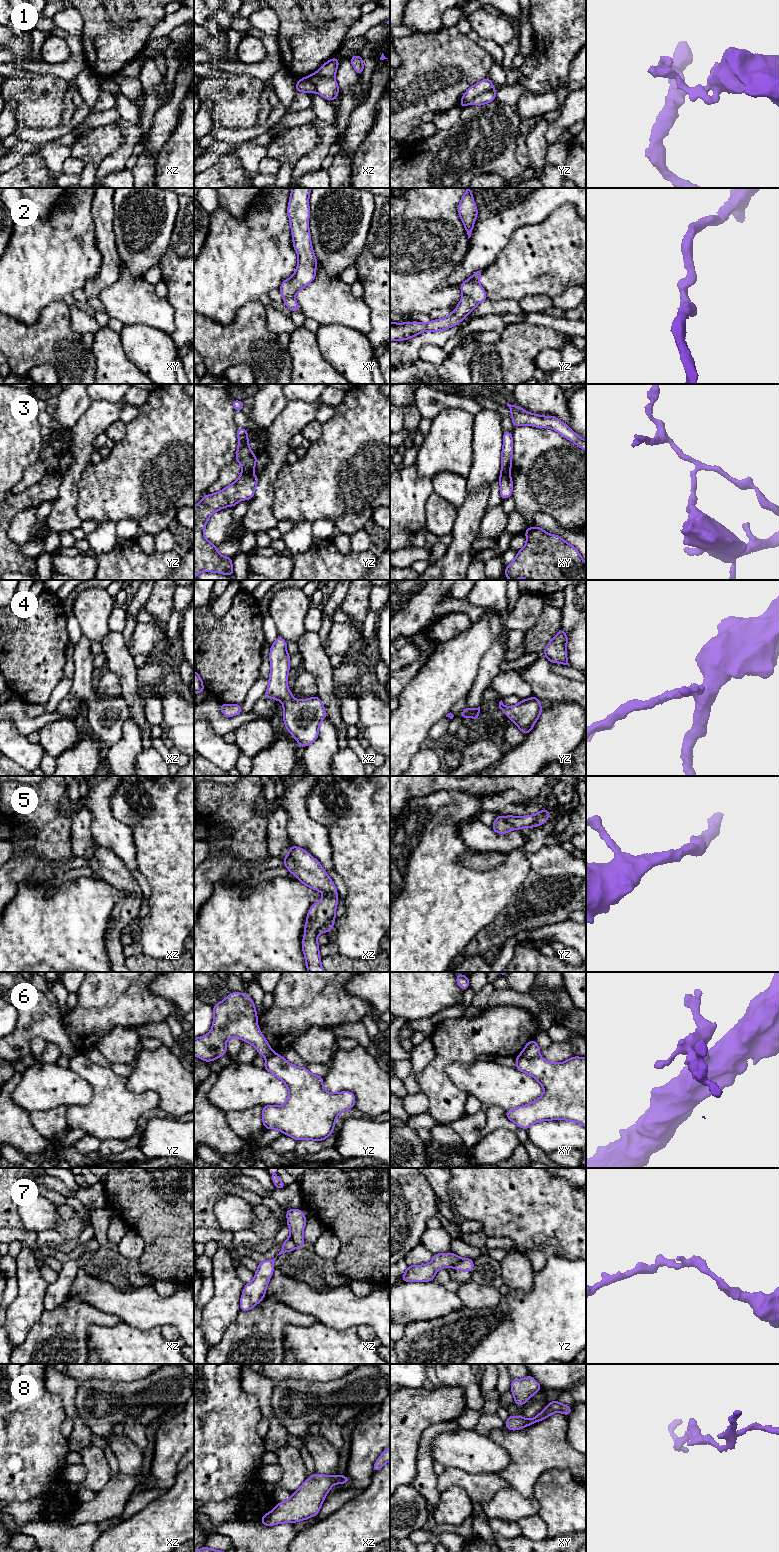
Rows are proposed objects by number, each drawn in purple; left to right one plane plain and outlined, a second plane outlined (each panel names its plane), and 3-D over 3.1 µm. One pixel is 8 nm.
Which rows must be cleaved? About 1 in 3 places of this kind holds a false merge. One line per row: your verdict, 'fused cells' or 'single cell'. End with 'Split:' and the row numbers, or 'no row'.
1: fused cells
2: single cell
3: fused cells
4: single cell
5: single cell
6: fused cells
7: fused cells
8: single cell
Split: 1, 3, 6, 7

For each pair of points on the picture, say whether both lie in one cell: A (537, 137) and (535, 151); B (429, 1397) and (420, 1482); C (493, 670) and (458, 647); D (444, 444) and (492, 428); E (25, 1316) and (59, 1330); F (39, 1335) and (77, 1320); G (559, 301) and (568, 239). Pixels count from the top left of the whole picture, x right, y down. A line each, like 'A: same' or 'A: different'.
A: same
B: different
C: different
D: different
E: different
F: same
G: different

